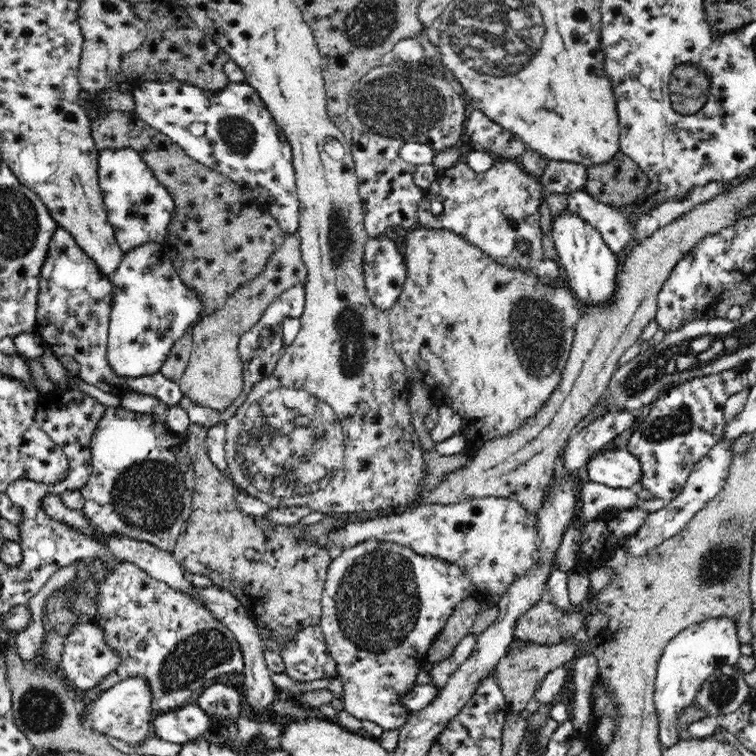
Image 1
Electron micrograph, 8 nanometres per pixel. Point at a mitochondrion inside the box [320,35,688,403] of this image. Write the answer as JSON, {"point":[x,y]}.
{"point":[394,106]}

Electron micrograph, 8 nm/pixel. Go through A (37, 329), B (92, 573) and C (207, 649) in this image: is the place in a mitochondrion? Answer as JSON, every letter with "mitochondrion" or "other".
{"A":"other","B":"mitochondrion","C":"mitochondrion"}

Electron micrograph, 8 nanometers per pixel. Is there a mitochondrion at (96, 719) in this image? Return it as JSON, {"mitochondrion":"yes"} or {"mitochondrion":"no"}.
{"mitochondrion":"no"}

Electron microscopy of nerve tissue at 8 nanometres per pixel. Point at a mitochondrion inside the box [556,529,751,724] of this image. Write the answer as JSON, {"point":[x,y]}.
{"point":[722,690]}

